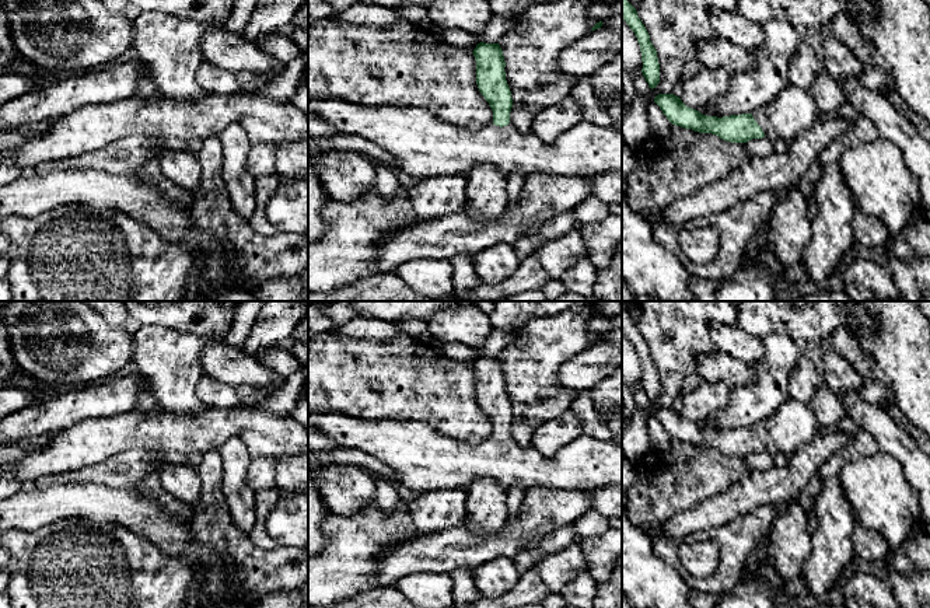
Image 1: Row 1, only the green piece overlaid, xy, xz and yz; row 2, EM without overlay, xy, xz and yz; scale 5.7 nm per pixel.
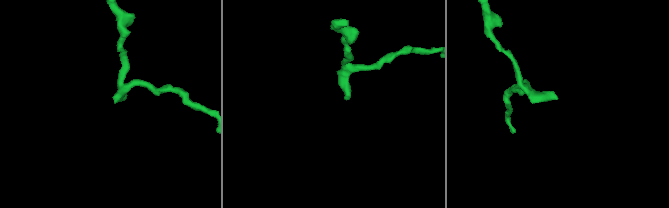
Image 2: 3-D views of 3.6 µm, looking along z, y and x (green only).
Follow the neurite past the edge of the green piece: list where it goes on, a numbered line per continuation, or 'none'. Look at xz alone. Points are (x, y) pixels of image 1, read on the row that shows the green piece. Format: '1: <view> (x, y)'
1: xz (420, 144)

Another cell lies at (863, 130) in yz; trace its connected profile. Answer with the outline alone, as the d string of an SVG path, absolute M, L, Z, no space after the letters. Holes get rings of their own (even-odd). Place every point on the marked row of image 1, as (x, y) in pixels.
M861 115L840 136L821 150L817 161L819 164L838 164L846 150L870 143L877 137L880 134L875 125Z

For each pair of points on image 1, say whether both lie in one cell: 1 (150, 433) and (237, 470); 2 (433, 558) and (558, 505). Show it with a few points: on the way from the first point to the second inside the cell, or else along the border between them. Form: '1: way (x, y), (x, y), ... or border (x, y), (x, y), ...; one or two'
1: border (217, 448), (230, 439), (238, 439), (251, 457); two
2: way (464, 547), (503, 544), (527, 527); one

